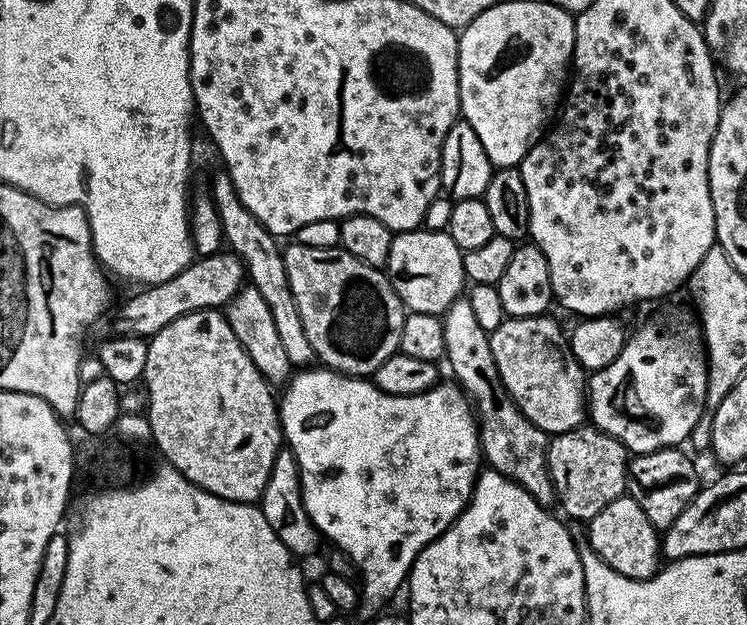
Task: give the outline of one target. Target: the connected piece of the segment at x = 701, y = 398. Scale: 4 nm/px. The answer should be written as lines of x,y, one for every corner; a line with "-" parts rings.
676,312
669,314
668,324
648,320
625,339
622,354
610,366
587,377
586,412
591,423
599,432
622,442
629,453
683,445
692,435
694,422
704,413
708,362
693,324

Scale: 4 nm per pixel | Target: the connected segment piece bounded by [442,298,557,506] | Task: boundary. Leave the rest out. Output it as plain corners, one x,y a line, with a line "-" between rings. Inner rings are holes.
466,298
455,300
442,313
446,330
446,364
452,367
455,383
461,392
468,397
476,417
476,426
480,430
480,450
485,465
498,470
503,476
509,476
522,490
545,506
557,503
556,491
548,469
549,433
544,432
510,398
502,386
498,366
494,366
494,354
490,350
490,335
482,330
477,322
474,309

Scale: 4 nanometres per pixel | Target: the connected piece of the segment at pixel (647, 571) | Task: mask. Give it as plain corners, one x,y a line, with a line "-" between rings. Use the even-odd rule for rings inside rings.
625,494
610,502
610,506
602,510
602,514
587,521
586,528
588,528
587,547
597,552
602,562
606,562
606,566
618,570
618,574
626,574
626,578
631,580
648,580
660,571
661,533
651,524
642,506
632,496

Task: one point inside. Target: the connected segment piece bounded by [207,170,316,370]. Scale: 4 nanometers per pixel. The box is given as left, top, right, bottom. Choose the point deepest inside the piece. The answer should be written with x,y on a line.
263,262

